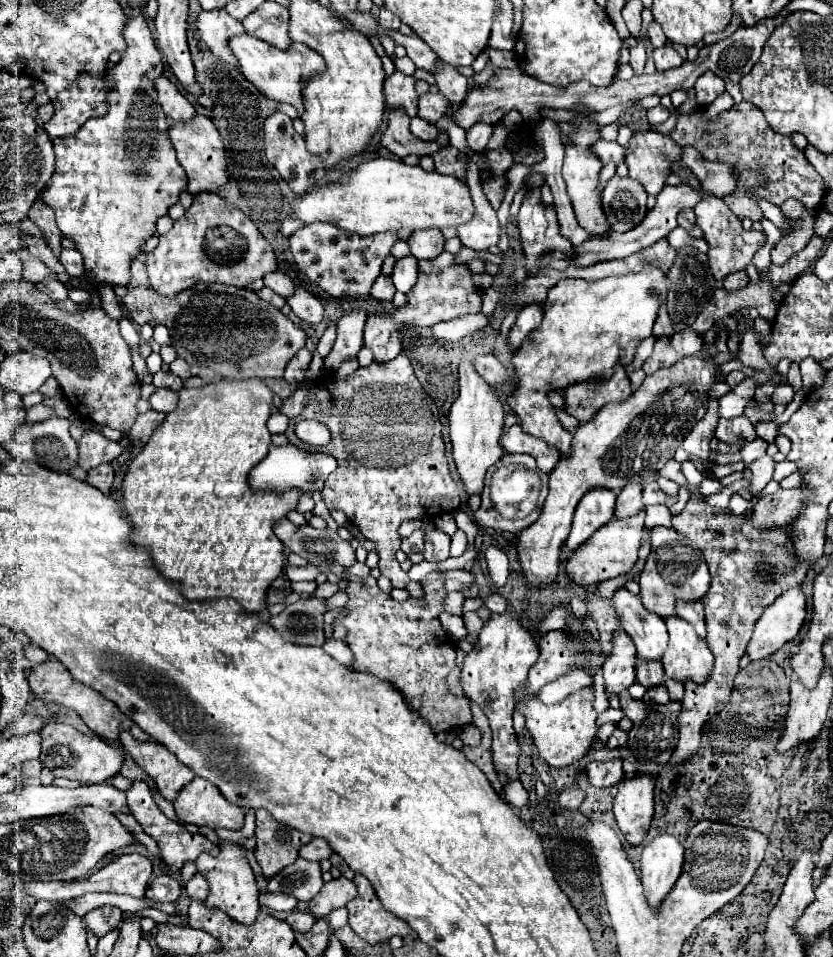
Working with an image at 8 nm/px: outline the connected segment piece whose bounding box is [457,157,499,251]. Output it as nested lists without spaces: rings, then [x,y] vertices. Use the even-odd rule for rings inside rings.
[[[469,157],[469,163],[471,163],[469,165],[469,191],[475,205],[475,215],[471,221],[457,227],[459,231],[457,235],[465,247],[483,251],[499,241],[499,223],[497,223],[495,209],[491,207],[491,203],[487,201],[481,189],[479,167],[471,161],[471,157]]]

